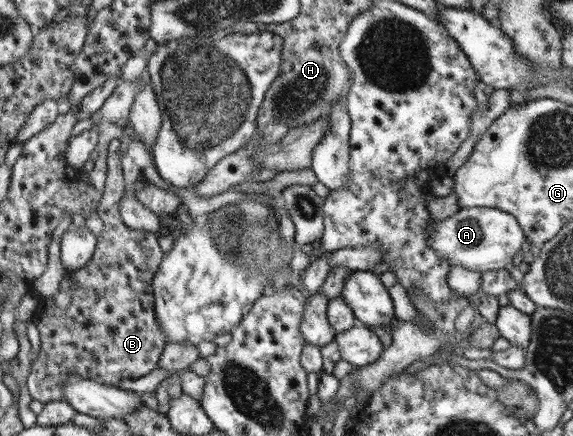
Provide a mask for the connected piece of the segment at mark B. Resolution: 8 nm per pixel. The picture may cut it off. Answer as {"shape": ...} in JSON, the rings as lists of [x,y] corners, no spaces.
{"shape":[[[113,151],[106,154],[105,186],[97,208],[97,215],[103,222],[103,227],[96,236],[95,251],[83,267],[61,276],[60,289],[55,295],[39,303],[39,315],[34,325],[39,335],[40,352],[26,377],[26,387],[31,399],[42,404],[61,400],[60,387],[66,377],[72,375],[109,386],[118,385],[126,379],[139,379],[153,371],[166,344],[153,313],[154,295],[151,287],[153,274],[157,271],[164,253],[158,246],[155,233],[128,229],[119,217],[118,206],[124,193],[121,154]]]}

